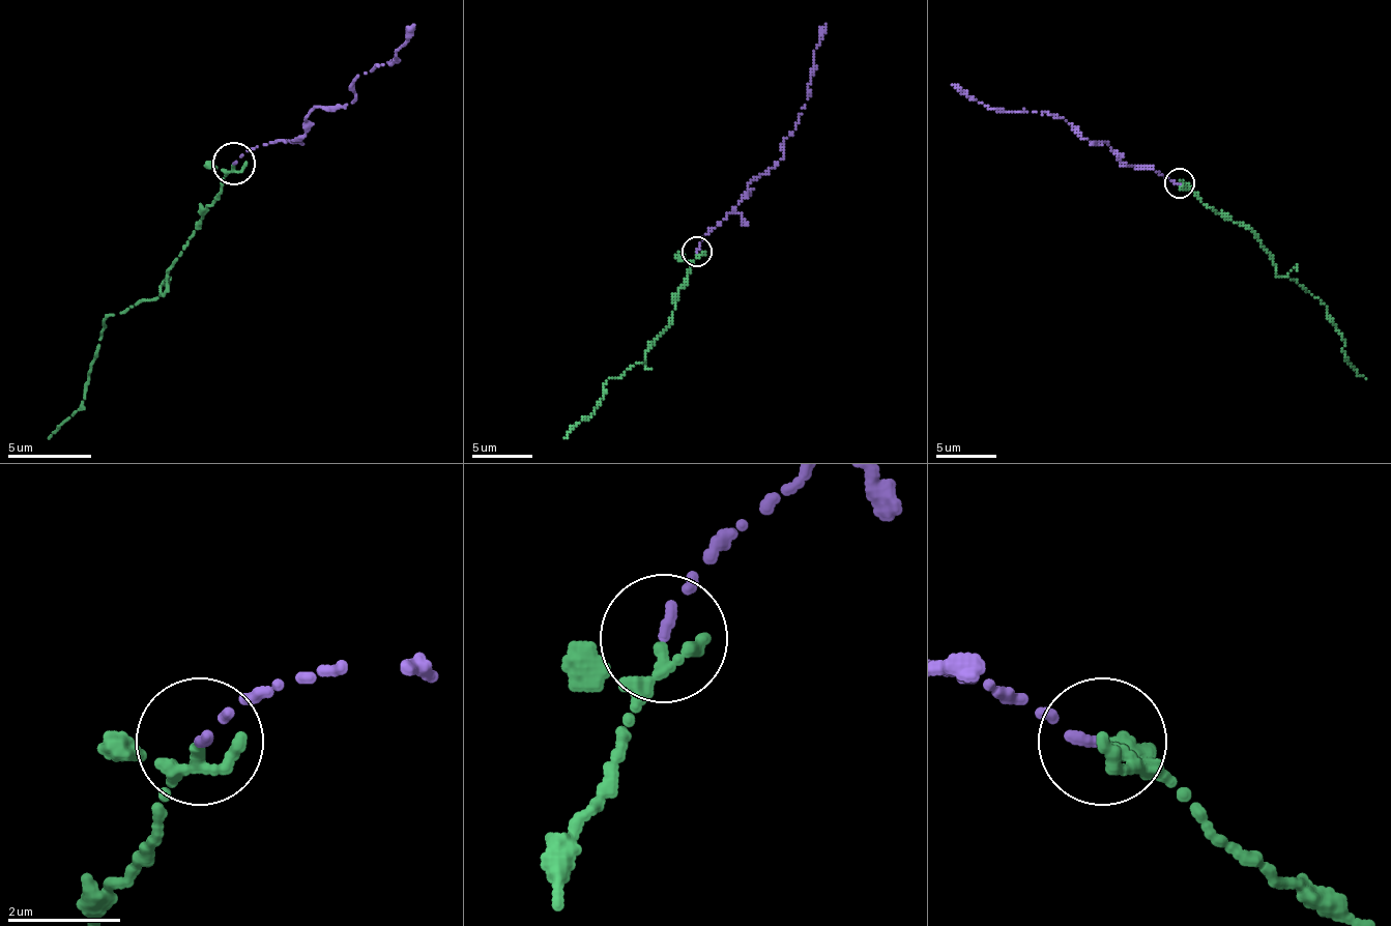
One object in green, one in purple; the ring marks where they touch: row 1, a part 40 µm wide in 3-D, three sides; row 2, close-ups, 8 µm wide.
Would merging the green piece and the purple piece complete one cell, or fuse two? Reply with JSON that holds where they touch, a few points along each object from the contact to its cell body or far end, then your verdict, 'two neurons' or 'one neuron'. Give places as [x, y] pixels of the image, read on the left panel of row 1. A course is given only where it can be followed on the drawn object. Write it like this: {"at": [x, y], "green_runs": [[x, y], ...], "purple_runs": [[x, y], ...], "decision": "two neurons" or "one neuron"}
{"at": [234, 164], "green_runs": [[233, 165], [199, 227], [170, 265], [166, 290], [156, 298], [111, 316], [103, 324], [85, 400], [48, 437]], "purple_runs": [[233, 165], [262, 143], [295, 139], [317, 106], [354, 102], [354, 80], [372, 67], [397, 59], [413, 26]], "decision": "one neuron"}

